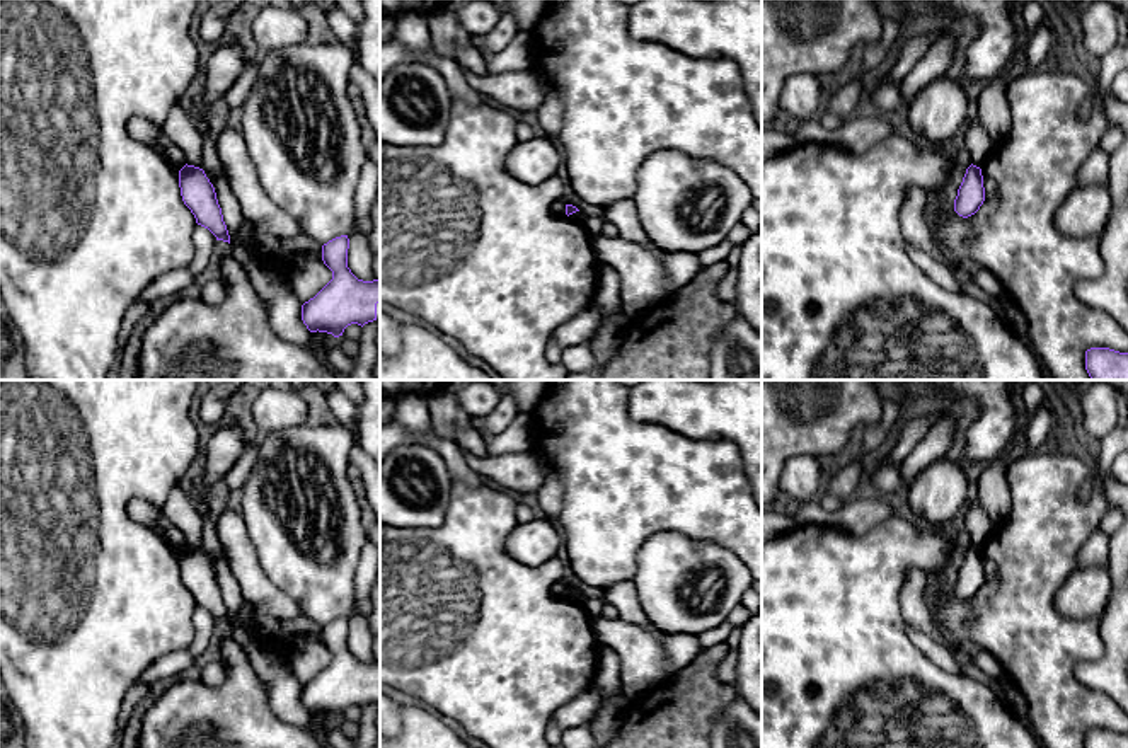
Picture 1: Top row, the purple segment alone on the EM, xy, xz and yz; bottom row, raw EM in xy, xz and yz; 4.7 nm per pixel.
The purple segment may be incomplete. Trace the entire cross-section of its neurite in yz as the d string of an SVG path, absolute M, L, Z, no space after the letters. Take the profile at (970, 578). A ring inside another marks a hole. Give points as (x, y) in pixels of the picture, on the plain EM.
M970 547L963 559L963 564L958 571L958 578L954 581L954 593L968 600L975 596L985 583L985 569L981 550L976 547Z

